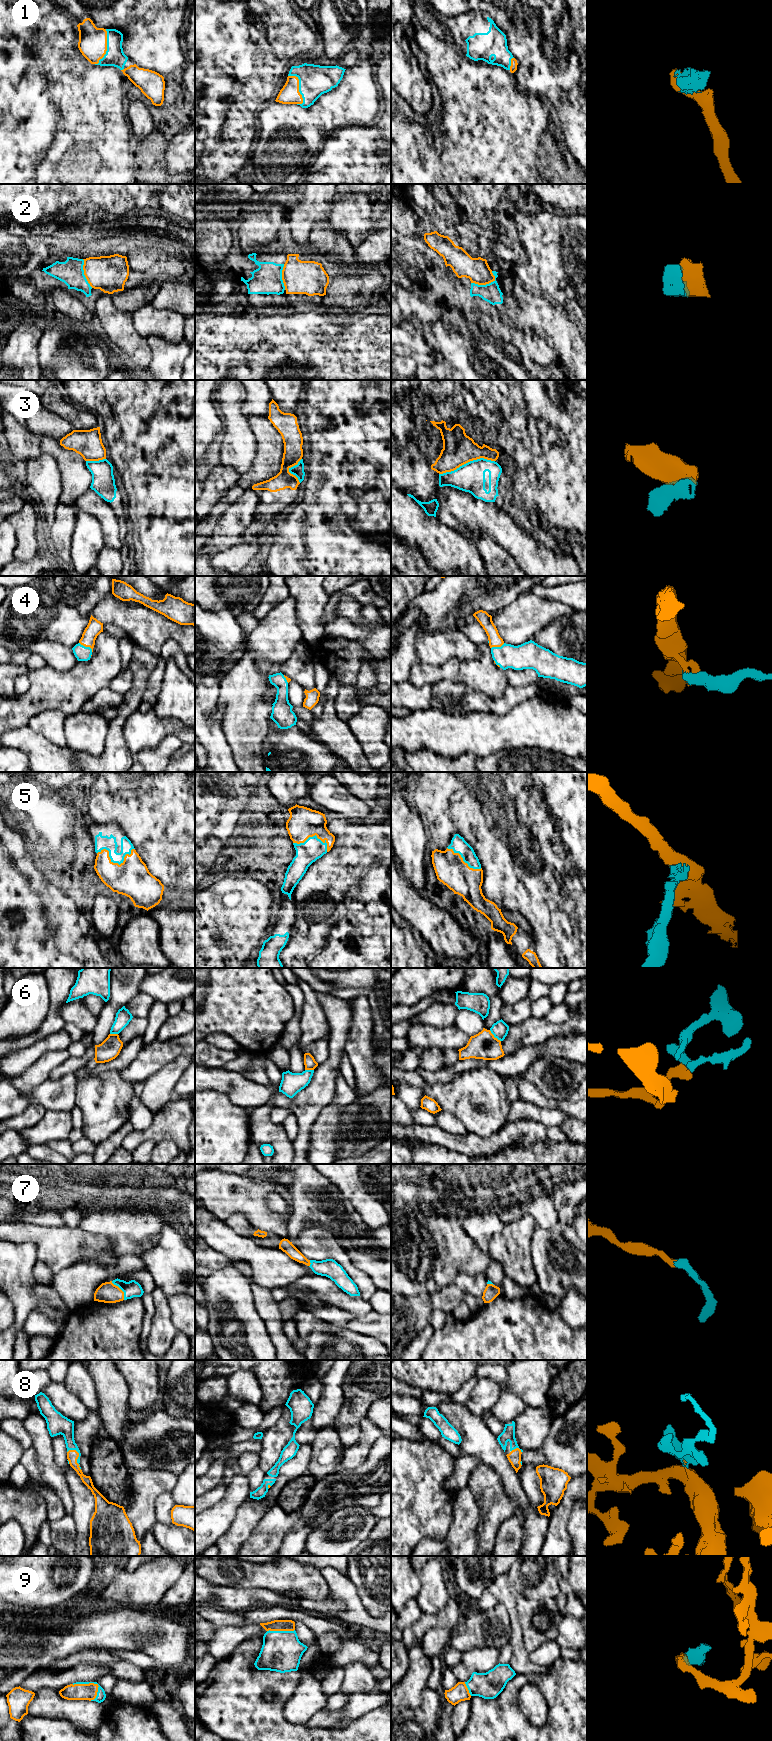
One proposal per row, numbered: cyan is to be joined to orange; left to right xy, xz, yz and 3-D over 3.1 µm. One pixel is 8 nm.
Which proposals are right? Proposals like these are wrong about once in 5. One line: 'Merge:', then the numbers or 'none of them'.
Merge: 1, 4, 5, 7, 8, 9

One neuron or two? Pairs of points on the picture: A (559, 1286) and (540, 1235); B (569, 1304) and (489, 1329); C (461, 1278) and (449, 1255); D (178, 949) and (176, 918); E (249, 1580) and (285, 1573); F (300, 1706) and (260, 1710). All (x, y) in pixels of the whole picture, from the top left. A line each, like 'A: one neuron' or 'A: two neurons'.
A: one neuron
B: two neurons
C: two neurons
D: one neuron
E: one neuron
F: two neurons

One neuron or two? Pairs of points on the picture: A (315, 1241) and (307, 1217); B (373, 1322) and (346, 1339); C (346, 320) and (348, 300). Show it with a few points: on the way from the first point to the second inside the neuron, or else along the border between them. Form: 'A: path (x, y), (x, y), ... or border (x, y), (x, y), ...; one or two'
A: border (313, 1224), (306, 1228); two
B: border (347, 1327), (372, 1336), (379, 1341); two
C: border (330, 312), (341, 313); two

